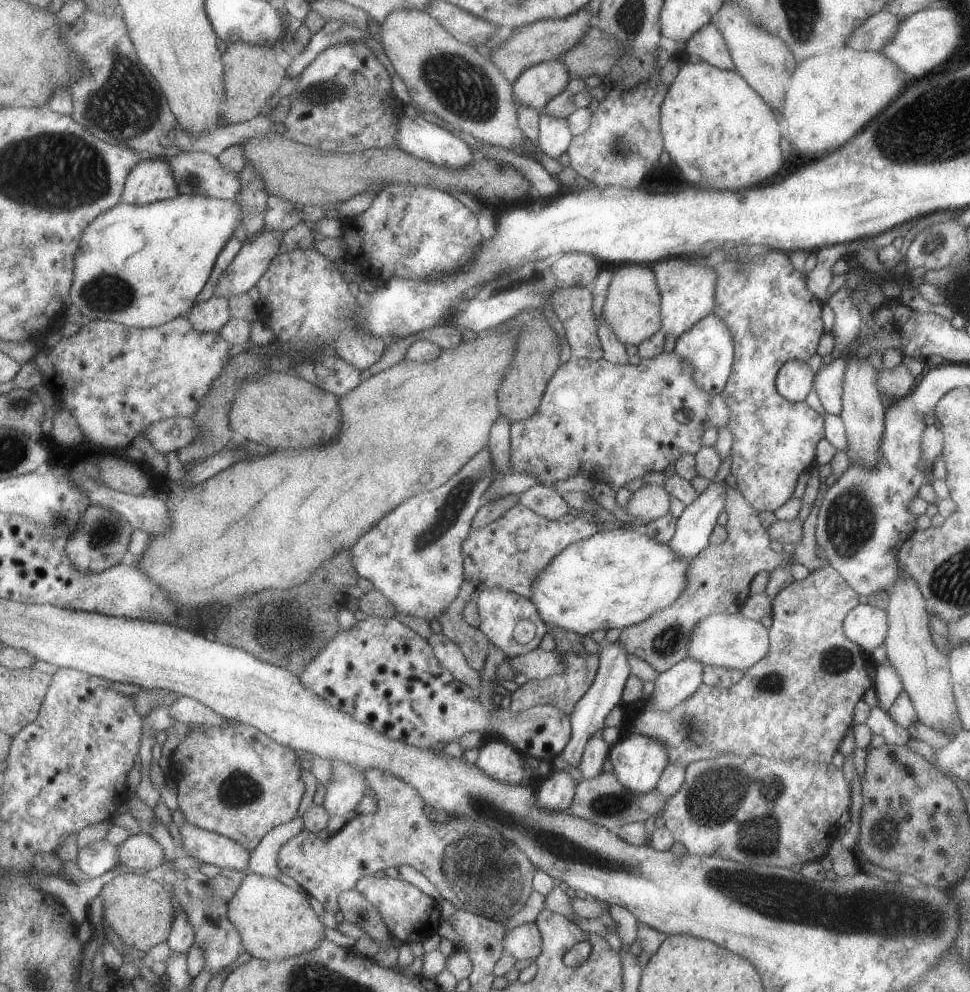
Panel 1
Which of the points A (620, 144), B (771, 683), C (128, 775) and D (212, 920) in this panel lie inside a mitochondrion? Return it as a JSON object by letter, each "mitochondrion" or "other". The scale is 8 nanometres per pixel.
{"A":"mitochondrion","B":"mitochondrion","C":"other","D":"other"}

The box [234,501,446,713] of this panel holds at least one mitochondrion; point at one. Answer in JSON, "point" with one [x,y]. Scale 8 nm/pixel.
{"point":[287,635]}

